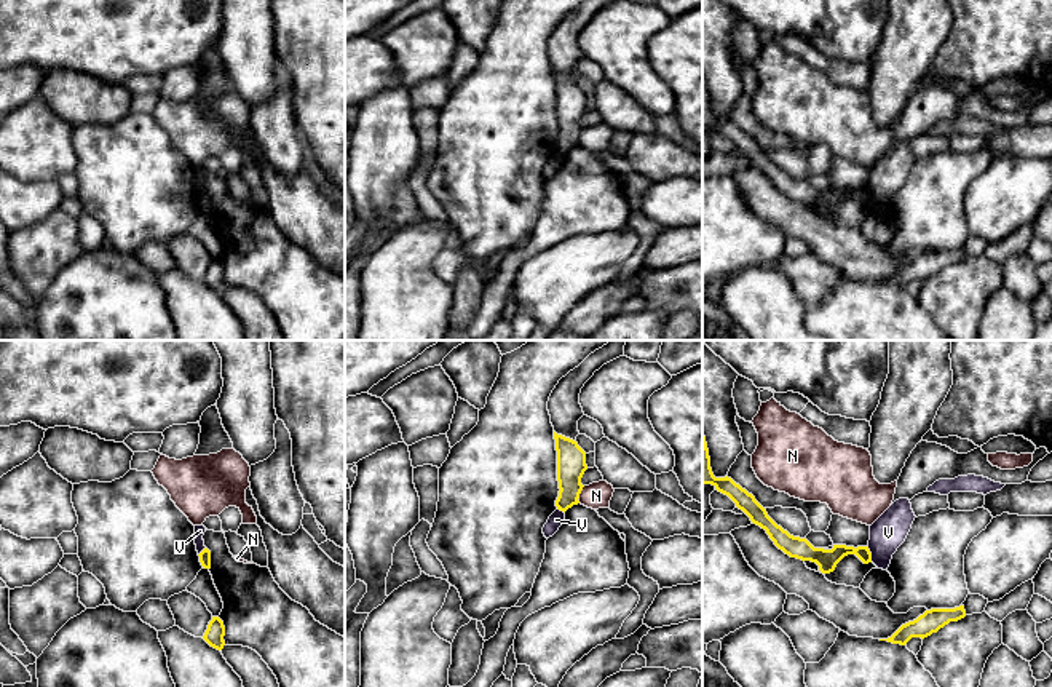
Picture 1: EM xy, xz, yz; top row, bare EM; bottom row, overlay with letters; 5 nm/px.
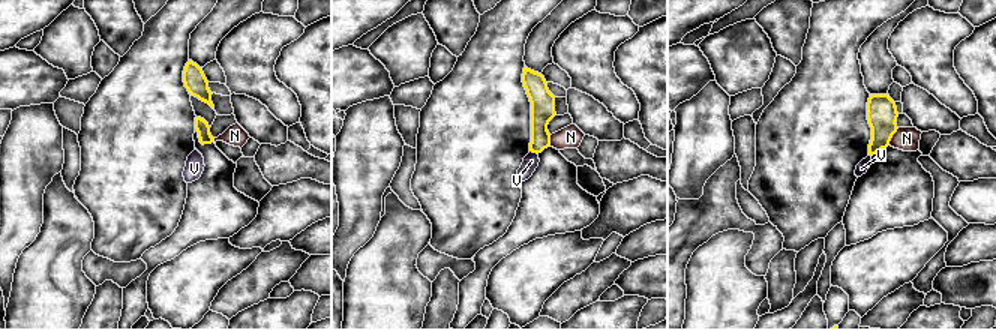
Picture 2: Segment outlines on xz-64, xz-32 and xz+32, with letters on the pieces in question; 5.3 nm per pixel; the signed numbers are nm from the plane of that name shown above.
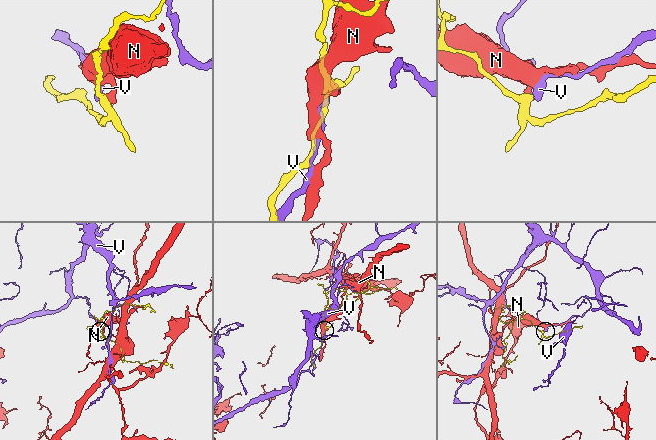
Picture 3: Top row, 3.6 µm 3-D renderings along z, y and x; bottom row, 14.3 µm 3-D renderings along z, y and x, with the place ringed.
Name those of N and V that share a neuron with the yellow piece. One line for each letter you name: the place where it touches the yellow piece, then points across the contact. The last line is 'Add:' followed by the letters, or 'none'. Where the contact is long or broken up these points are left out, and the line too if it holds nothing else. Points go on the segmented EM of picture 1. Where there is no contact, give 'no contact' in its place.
Add: none

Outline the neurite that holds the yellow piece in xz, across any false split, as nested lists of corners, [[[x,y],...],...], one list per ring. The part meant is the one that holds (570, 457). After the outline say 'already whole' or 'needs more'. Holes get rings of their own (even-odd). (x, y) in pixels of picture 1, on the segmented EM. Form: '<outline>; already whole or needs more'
[[[554,431],[556,451],[557,451],[557,481],[559,497],[556,506],[560,511],[567,511],[573,505],[579,503],[579,494],[583,490],[581,478],[587,470],[586,452],[576,441],[557,435]]]; already whole

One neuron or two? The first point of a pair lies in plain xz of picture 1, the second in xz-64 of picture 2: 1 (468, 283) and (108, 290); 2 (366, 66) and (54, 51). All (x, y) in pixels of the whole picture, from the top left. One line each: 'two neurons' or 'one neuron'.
1: one neuron
2: two neurons

